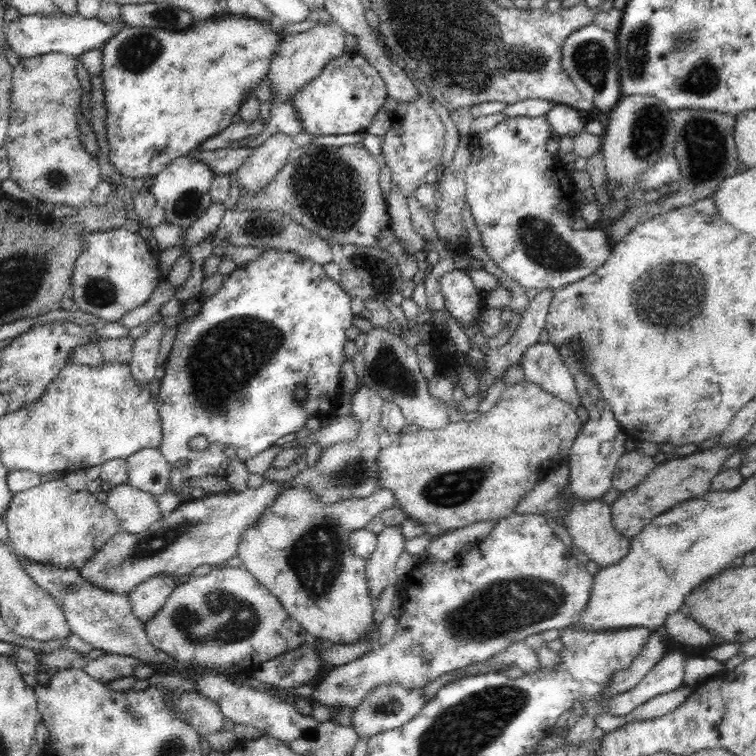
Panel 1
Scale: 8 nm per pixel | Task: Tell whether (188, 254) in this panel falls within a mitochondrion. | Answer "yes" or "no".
no

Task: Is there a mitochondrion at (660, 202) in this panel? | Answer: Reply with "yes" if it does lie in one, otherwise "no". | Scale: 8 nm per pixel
no

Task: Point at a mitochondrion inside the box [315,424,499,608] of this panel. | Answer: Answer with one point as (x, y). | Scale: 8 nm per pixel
(450, 489)

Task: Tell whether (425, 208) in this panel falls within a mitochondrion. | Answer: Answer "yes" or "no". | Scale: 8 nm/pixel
no

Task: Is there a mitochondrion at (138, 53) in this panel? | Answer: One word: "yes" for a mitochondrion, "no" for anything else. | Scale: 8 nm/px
yes

